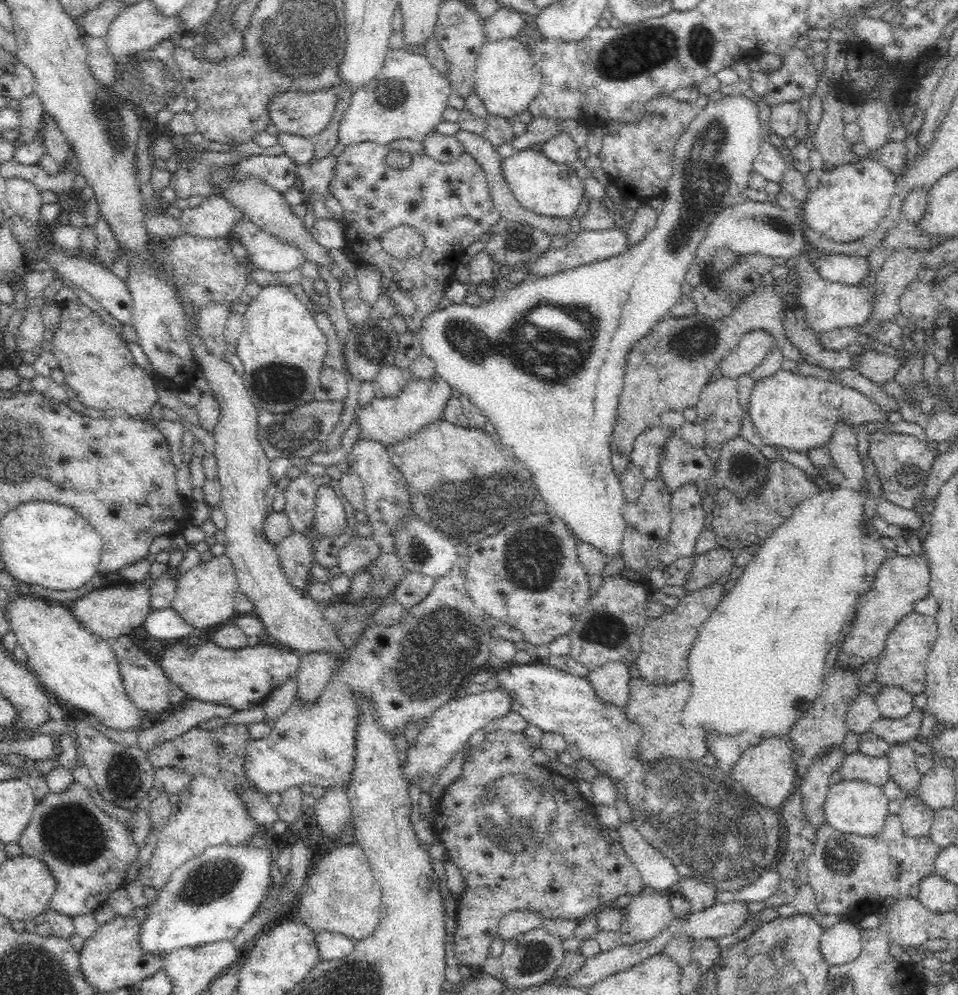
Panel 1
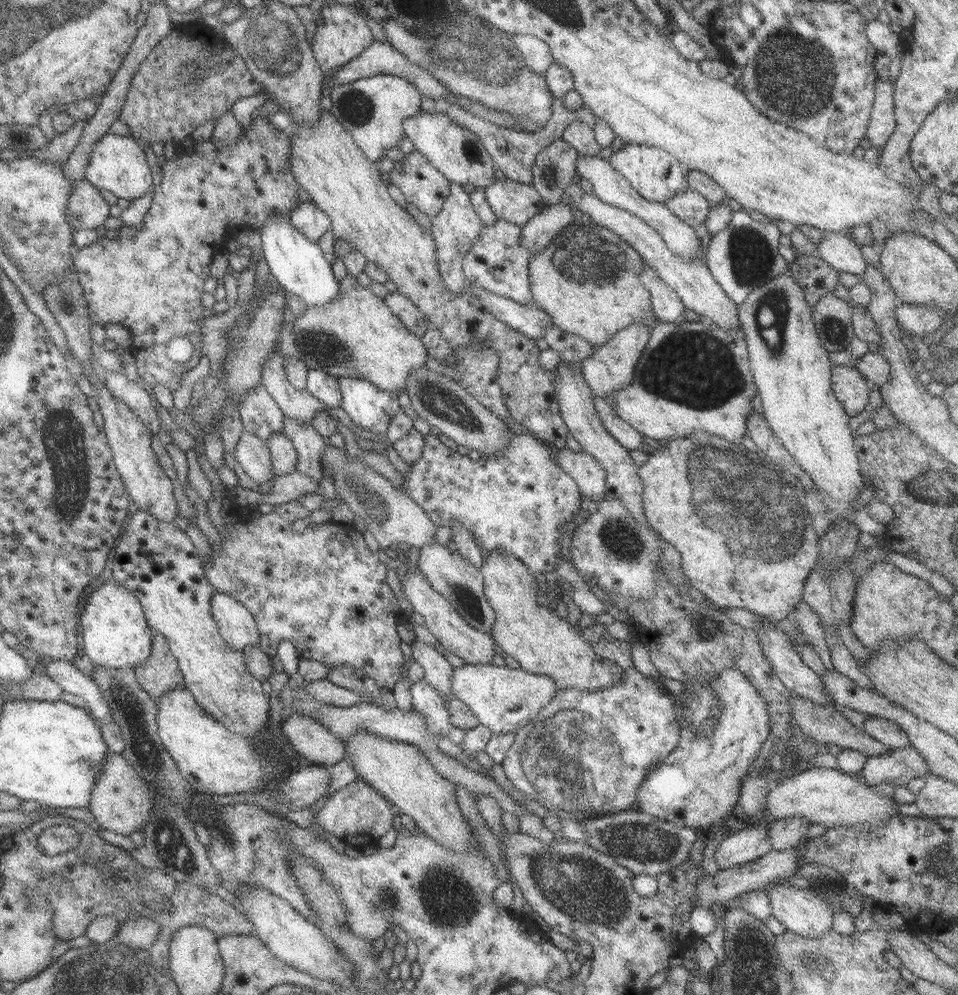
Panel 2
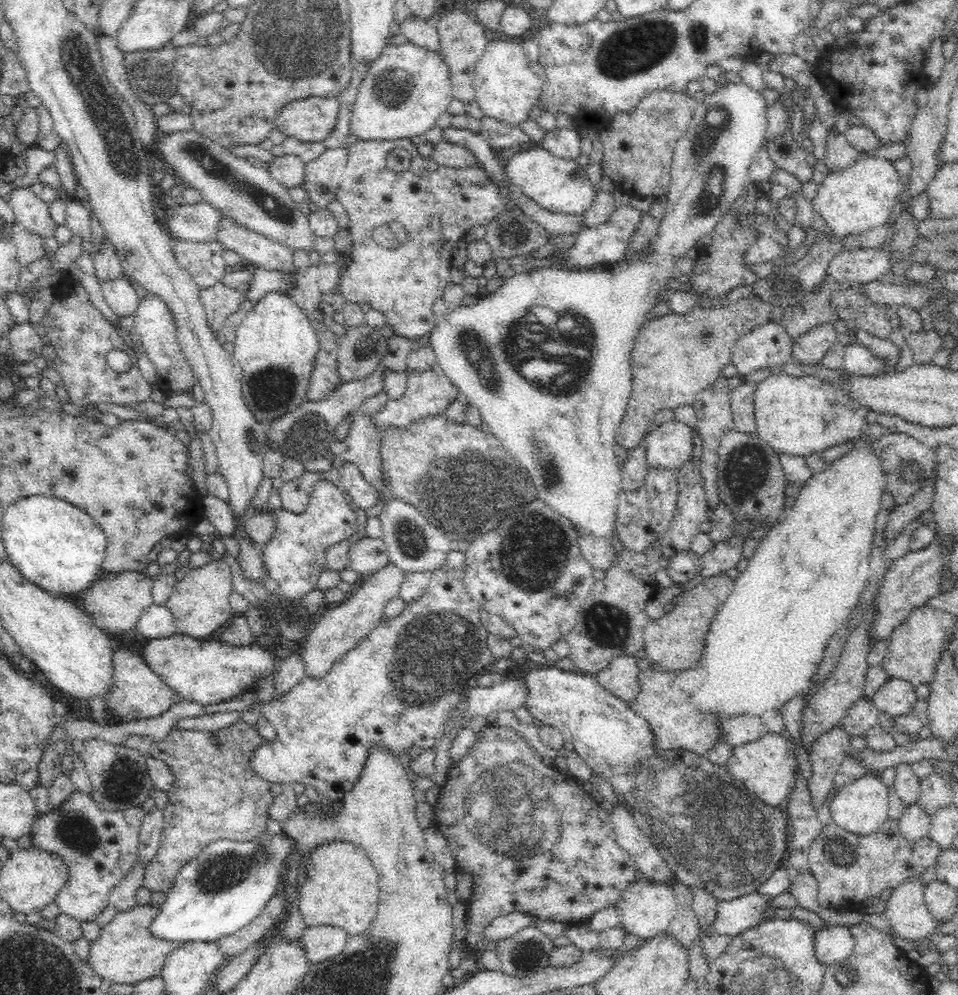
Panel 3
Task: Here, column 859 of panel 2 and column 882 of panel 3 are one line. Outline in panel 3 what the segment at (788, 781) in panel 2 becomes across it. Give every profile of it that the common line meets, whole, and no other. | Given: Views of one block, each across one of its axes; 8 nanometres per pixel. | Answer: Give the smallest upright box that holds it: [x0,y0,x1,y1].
[829,773,889,836]

